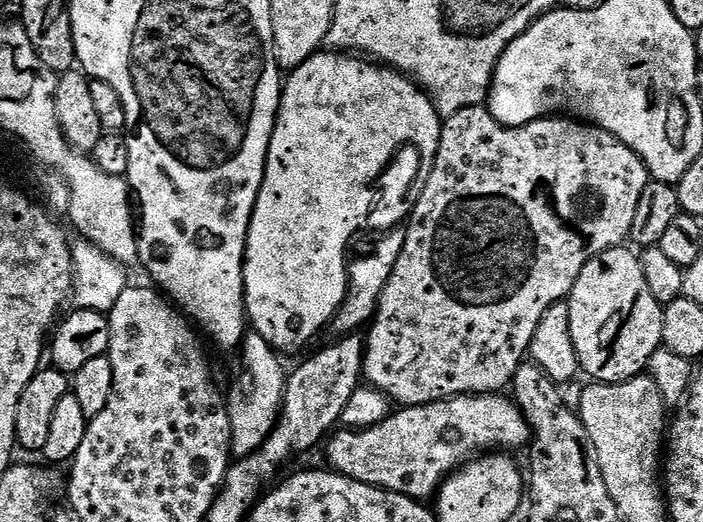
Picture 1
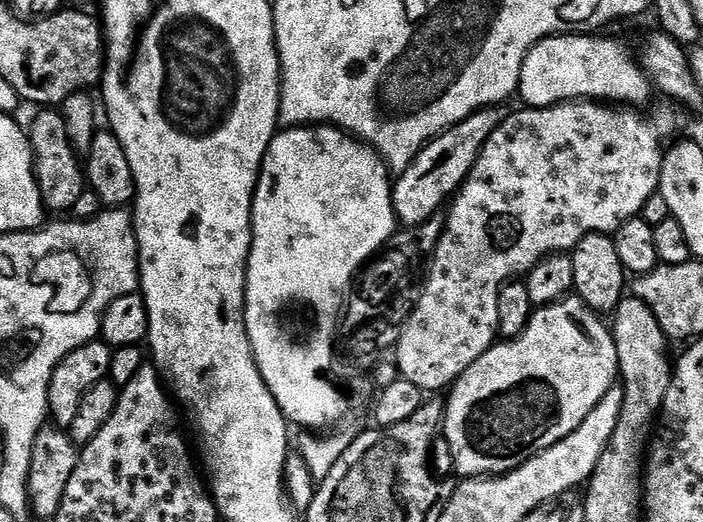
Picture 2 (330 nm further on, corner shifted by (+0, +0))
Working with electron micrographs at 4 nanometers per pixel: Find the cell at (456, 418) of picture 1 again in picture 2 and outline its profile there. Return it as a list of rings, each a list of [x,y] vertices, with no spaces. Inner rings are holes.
[[[569,294],[558,304],[545,304],[537,307],[532,313],[526,330],[522,330],[522,334],[518,338],[493,344],[489,352],[482,354],[482,358],[478,358],[478,362],[474,362],[474,366],[470,366],[470,370],[466,370],[466,374],[457,378],[446,396],[444,423],[442,425],[442,440],[448,443],[448,452],[452,455],[453,462],[456,463],[457,477],[502,476],[505,472],[522,466],[542,450],[546,450],[558,441],[567,438],[592,413],[594,406],[598,406],[598,402],[602,402],[604,395],[617,383],[620,371],[618,350],[612,337],[612,329],[605,321],[603,324],[600,320],[603,320],[601,313],[588,307],[588,303],[581,300],[579,296]]]

